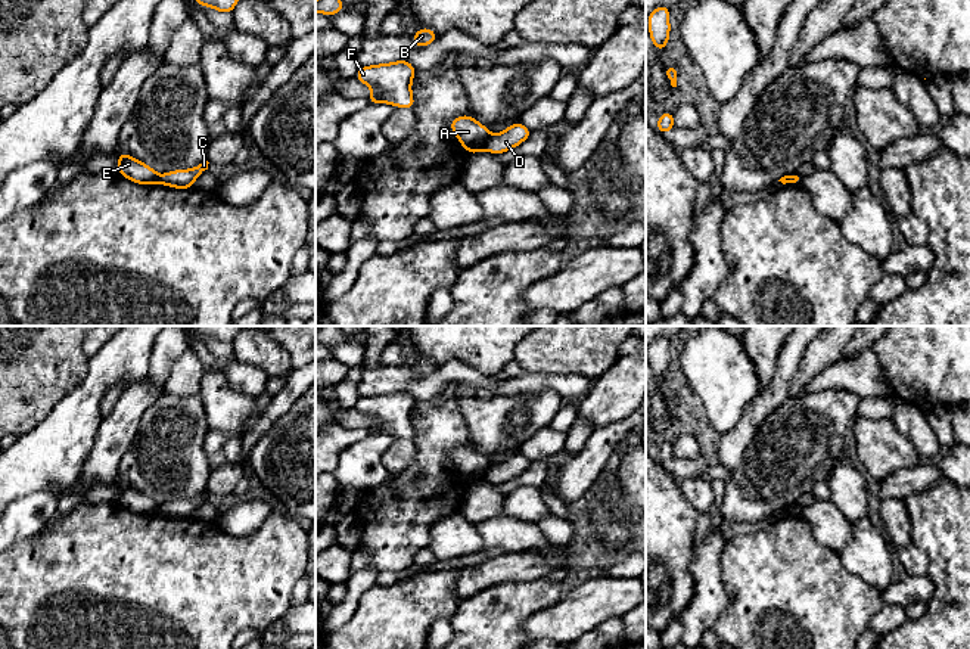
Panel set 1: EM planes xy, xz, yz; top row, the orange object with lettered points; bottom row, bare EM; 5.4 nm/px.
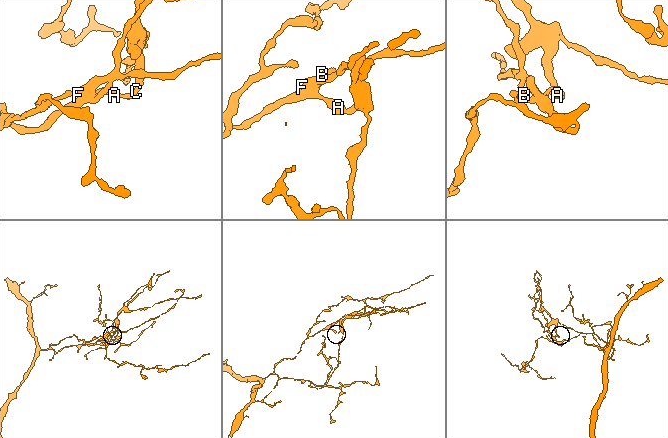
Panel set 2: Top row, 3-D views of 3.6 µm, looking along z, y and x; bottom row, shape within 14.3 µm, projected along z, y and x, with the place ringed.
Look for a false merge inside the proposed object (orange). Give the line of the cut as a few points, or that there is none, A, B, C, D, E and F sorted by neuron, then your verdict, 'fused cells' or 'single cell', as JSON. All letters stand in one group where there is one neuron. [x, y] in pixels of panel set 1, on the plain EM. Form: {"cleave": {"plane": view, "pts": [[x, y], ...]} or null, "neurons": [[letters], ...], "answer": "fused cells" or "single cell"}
{"cleave": {"plane": "xz", "pts": [[490, 465], [482, 478]]}, "neurons": [["A", "B", "E", "F"], ["C", "D"]], "answer": "fused cells"}

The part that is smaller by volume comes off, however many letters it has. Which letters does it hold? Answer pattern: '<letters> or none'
C, D

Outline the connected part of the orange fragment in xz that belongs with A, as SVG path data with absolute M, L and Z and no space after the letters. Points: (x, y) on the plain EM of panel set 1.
M470 445L457 447L450 453L450 459L470 485L482 481L491 466L489 460Z

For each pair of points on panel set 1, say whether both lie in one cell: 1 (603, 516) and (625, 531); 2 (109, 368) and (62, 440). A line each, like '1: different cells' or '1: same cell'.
1: same cell
2: same cell

